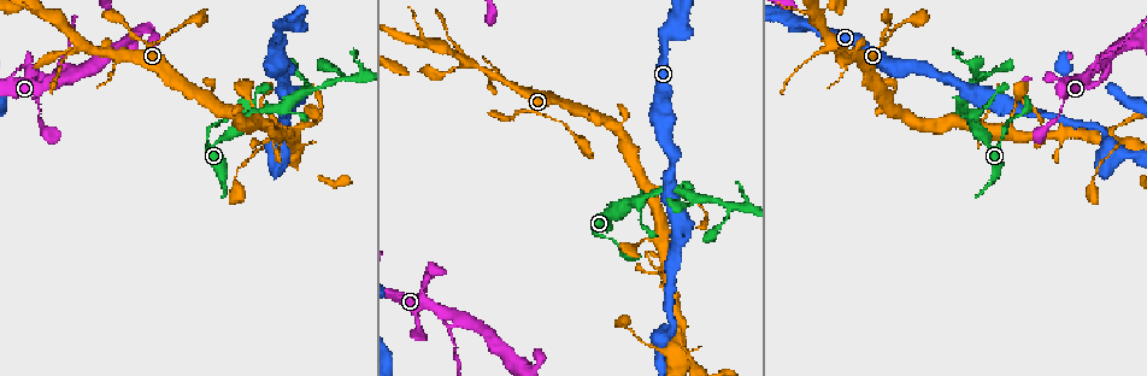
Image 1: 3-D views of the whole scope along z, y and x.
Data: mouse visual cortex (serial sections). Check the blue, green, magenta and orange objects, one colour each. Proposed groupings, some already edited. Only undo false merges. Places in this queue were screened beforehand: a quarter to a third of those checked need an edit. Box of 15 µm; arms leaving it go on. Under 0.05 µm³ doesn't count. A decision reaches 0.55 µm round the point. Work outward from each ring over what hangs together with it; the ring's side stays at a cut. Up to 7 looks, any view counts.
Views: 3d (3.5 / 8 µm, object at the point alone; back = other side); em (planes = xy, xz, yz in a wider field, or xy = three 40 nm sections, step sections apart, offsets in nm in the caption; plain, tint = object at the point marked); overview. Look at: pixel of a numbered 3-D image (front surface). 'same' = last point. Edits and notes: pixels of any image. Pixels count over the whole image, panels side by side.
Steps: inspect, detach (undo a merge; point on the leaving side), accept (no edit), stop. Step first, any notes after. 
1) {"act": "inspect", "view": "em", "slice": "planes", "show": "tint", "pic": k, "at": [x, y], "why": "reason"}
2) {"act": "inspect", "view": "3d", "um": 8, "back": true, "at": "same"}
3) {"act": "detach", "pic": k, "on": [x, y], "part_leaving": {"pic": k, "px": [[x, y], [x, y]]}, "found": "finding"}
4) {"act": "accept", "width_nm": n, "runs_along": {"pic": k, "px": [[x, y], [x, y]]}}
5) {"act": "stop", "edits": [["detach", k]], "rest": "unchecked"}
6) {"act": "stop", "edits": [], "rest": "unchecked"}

{"act": "inspect", "view": "3d", "um": 3.5, "pic": 1, "at": [979, 80], "why": "three-way junction"}

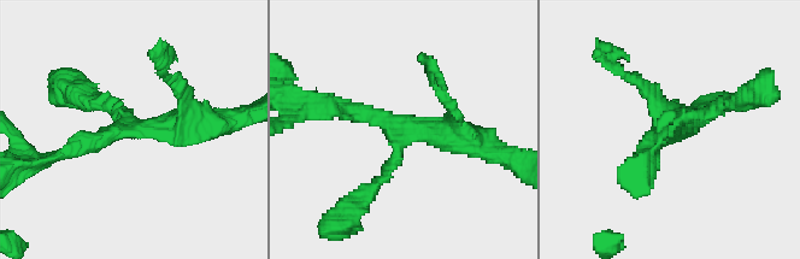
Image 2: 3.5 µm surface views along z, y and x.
{"act": "accept", "arms": 3, "arm_widths_nm": [150, 200, 300], "runs_along": {"pic": 2, "px": [[51, 158], [115, 133], [199, 121]]}, "found": "all the same cell"}

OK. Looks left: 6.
{"act": "inspect", "view": "3d", "um": 8, "pic": 1, "at": [958, 125], "why": "side arm on a straight run"}

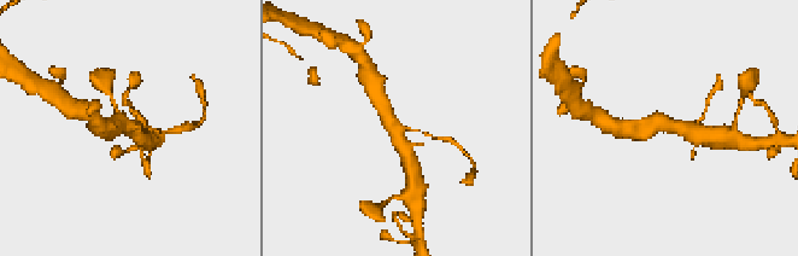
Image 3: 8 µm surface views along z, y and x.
{"act": "inspect", "view": "em", "slice": "xy", "step": 2, "show": "tint", "pic": 3, "at": [127, 126], "arms": 3, "arm_widths_nm": [100, 500, 500]}

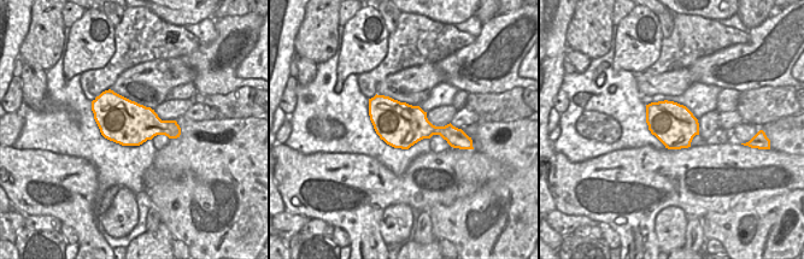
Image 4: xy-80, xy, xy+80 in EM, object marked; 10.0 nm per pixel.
{"act": "accept", "runs_along": {"pic": 3, "px": [[382, 102], [409, 161]]}, "found": "all the same cell"}

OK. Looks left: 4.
{"act": "inspect", "view": "3d", "um": 3.5, "pic": 1, "at": [447, 325], "why": "abrupt turn"}

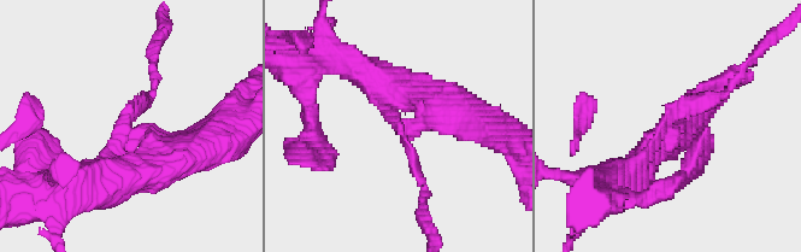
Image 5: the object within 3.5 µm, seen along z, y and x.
{"act": "inspect", "view": "em", "slice": "xy", "step": 2, "show": "tint", "pic": 5, "at": [395, 125], "arm_widths_nm": [200, 400], "why": "need the tissue"}

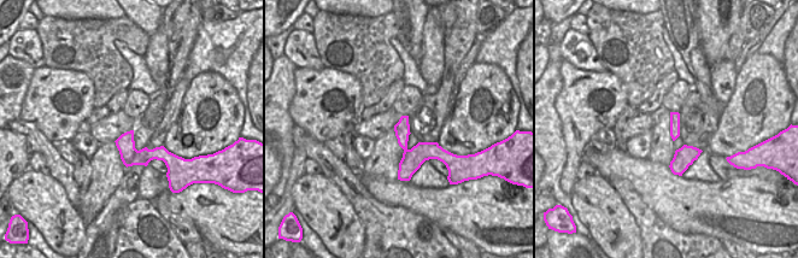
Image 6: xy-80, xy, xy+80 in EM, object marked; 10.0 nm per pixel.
{"act": "detach", "pic": 5, "on": [413, 160], "border": {"pic": 6, "px": [[138, 151], [133, 156], [121, 154]]}, "found": "two cells meet here"}

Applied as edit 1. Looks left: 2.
{"act": "stop", "edits": [["detach", 5]], "rest": "unchecked"}

